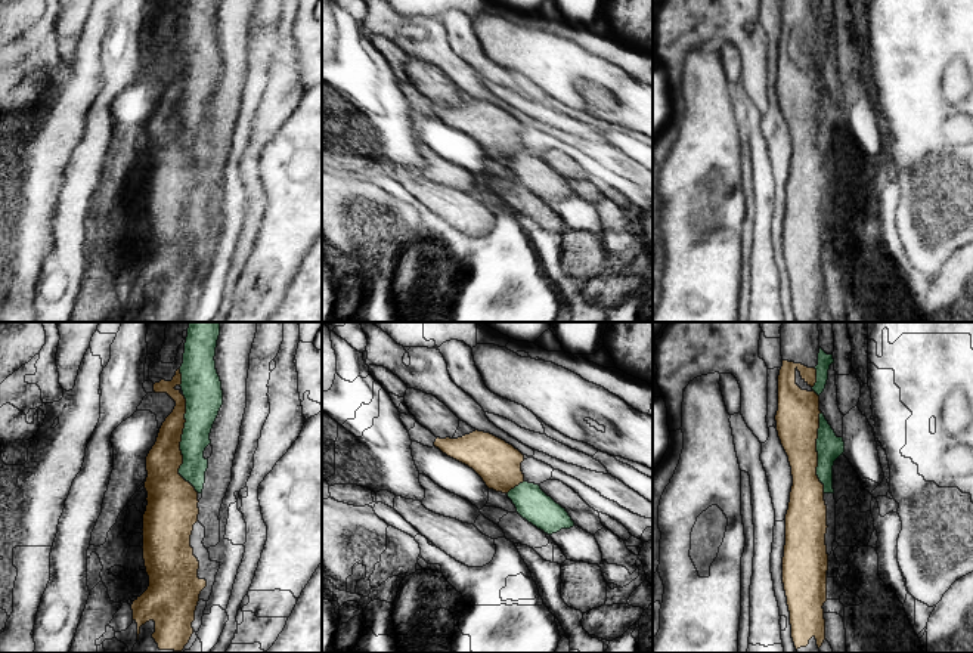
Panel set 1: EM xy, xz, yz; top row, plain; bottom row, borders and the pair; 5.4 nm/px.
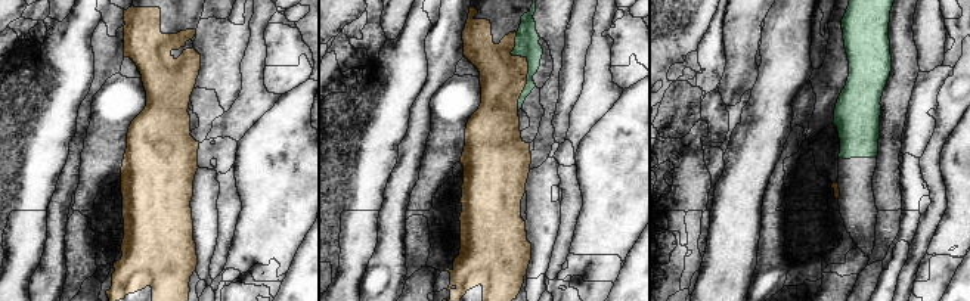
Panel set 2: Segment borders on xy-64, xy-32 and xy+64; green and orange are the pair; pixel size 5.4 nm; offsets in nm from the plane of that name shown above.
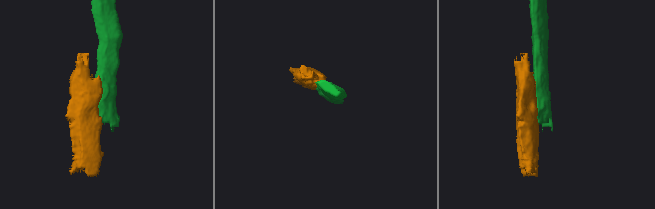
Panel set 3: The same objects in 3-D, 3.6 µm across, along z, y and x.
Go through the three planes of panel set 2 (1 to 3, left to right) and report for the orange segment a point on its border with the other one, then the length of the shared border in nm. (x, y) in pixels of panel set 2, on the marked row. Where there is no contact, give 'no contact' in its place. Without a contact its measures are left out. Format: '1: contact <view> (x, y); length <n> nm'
1: contact xy-64 (195, 36); length 50 nm
2: contact xy-32 (529, 67); length 420 nm
3: no contact

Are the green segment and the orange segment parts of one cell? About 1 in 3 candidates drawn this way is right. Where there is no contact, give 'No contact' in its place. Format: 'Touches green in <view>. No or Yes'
Touches green in xy. No

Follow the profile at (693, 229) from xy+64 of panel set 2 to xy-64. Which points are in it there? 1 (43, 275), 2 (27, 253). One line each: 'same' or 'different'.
1: different
2: same

